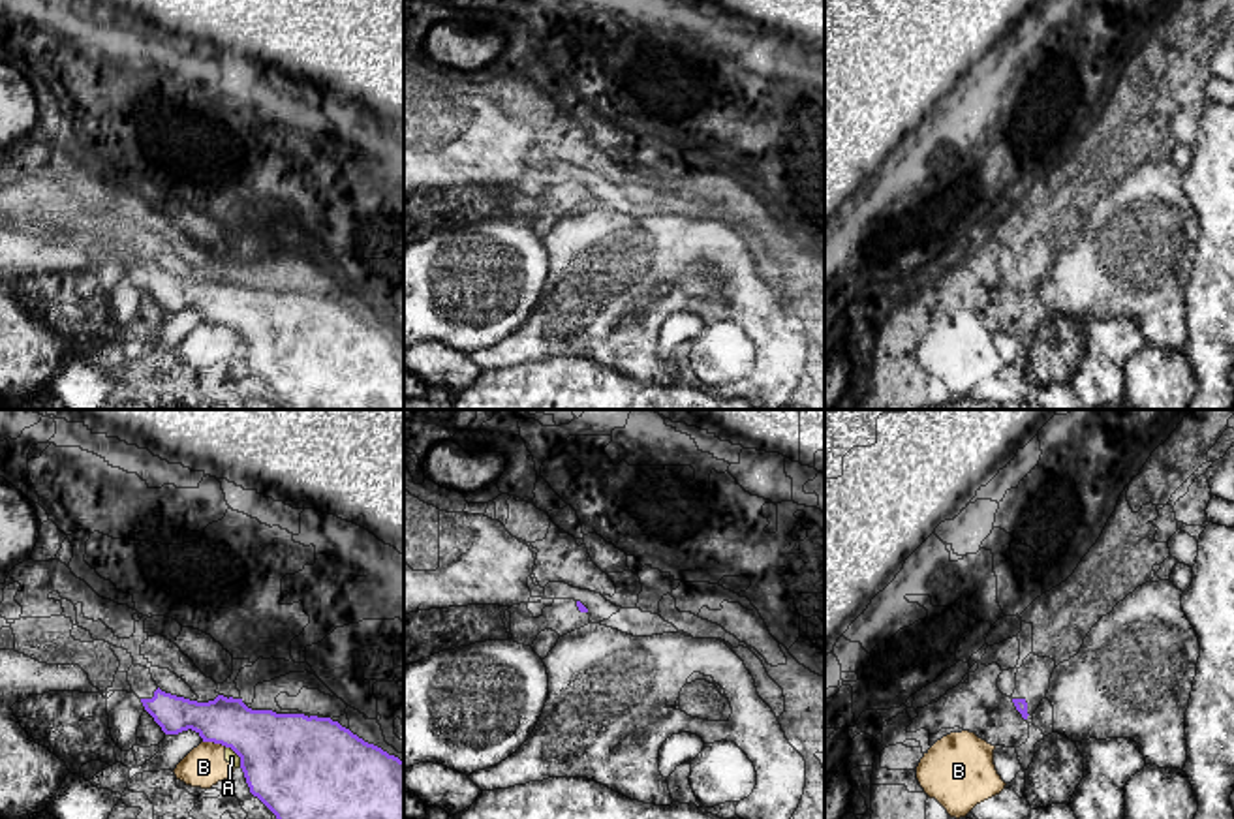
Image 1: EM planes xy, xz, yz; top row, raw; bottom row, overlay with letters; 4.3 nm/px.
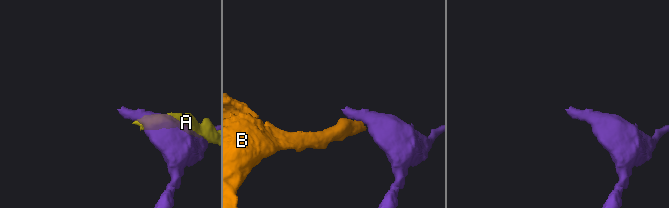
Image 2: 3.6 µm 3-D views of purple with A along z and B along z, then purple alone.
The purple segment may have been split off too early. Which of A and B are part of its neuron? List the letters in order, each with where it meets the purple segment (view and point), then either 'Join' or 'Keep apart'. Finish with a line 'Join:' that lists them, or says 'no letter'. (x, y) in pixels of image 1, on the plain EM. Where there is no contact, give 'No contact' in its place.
A: Touches purple at xy (237, 333). Keep apart
B: Touches purple at xy (215, 322). Keep apart
Join: no letter

